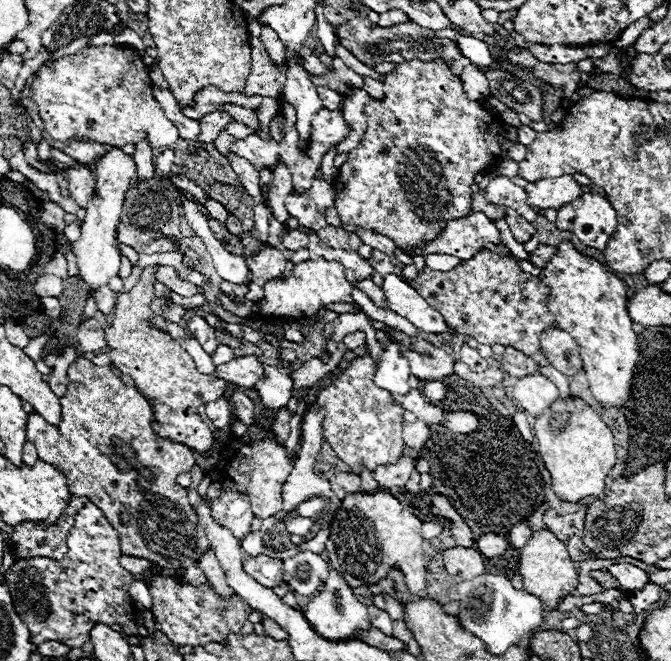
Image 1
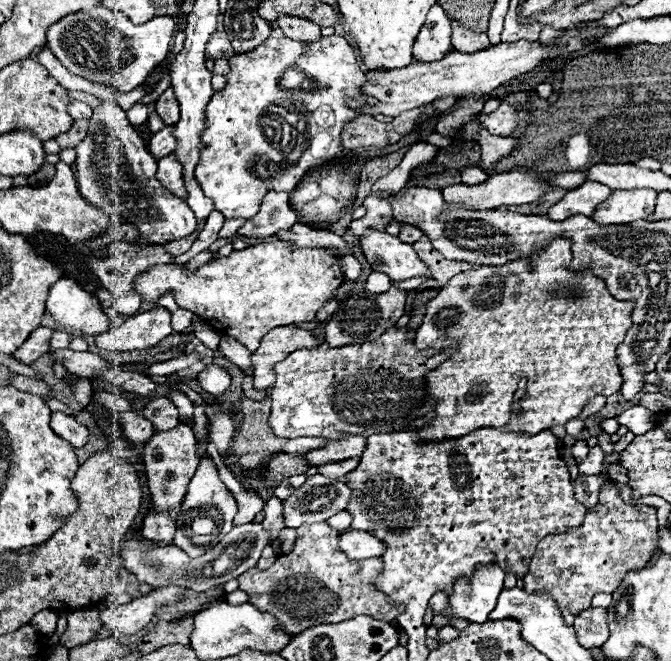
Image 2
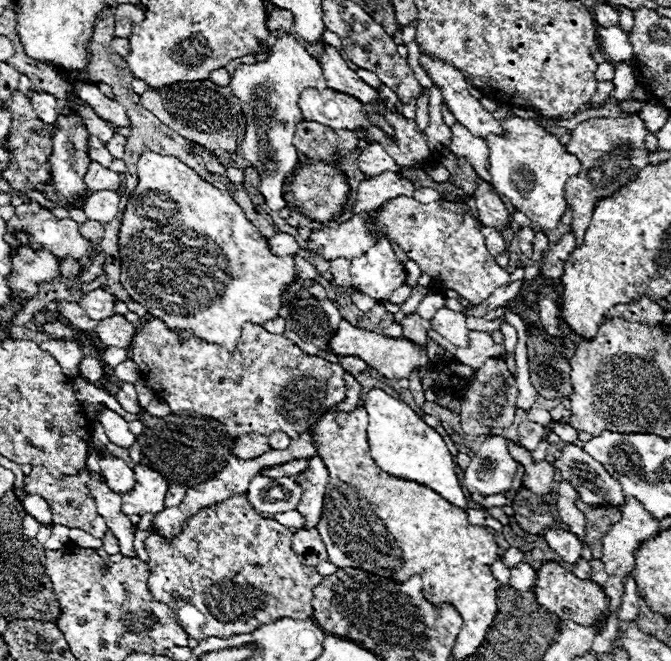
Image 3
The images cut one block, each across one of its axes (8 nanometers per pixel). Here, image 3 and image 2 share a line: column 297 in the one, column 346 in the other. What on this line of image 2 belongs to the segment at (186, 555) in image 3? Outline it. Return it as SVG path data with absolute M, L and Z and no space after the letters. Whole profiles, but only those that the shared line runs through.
M318 522L312 526L296 528L296 542L290 554L282 554L268 570L248 570L244 572L238 582L240 590L250 596L250 604L260 608L262 612L270 612L278 620L278 628L290 636L300 634L304 628L312 628L316 624L324 624L328 620L348 620L348 616L376 616L376 620L394 622L398 612L404 610L402 604L392 604L374 584L374 578L382 572L382 560L366 558L366 560L350 560L344 552L340 552L340 532L330 528L326 522Z

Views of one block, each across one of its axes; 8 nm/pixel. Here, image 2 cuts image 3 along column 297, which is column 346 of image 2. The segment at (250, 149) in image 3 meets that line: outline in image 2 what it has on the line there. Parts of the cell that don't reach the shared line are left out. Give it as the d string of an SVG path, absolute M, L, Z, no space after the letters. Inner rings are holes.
M274 28L272 34L270 34L270 38L268 38L264 44L256 46L254 50L250 50L250 52L246 52L246 54L234 54L228 62L230 62L230 72L226 74L226 88L214 92L214 96L210 98L210 102L208 102L208 106L206 106L206 114L204 114L204 116L206 116L206 128L204 128L204 132L202 132L202 152L200 152L200 160L198 160L198 164L196 164L194 176L196 176L198 184L202 186L204 194L206 194L208 198L212 198L214 210L222 212L224 218L246 218L246 220L248 220L248 218L252 218L252 216L258 212L258 206L260 206L260 200L262 200L264 192L268 192L268 190L294 192L296 186L298 186L298 182L300 182L310 170L322 168L322 166L332 164L332 162L348 164L350 158L348 158L348 150L342 148L342 132L344 132L346 124L352 122L352 120L358 116L358 112L356 112L354 108L350 108L348 104L350 104L352 100L366 100L366 104L376 106L376 100L364 96L362 84L364 84L364 80L366 80L366 72L360 70L360 66L358 66L358 62L356 62L354 48L348 44L348 40L346 40L344 36L336 36L336 34L334 34L334 36L322 36L322 38L316 40L316 42L298 42L298 40L288 40L288 38L282 34L282 30ZM292 70L300 72L302 82L300 82L296 88L282 88L282 86L280 86L280 80L284 78L286 72L292 72Z

